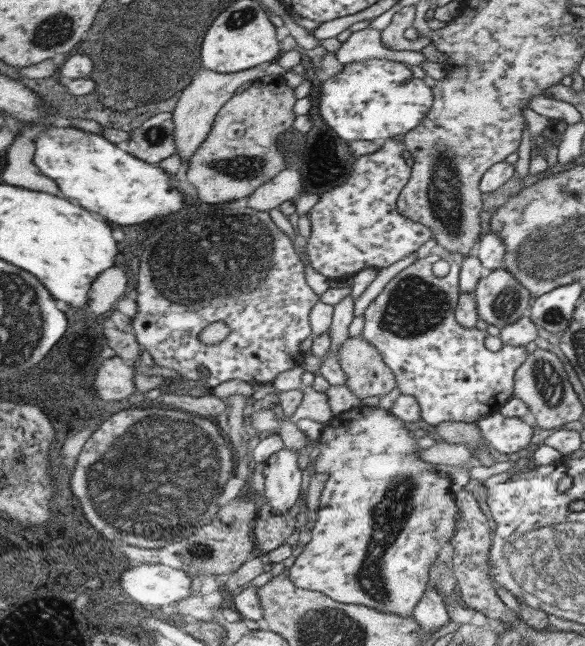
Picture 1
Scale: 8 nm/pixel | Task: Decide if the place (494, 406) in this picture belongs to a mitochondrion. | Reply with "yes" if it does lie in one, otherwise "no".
no

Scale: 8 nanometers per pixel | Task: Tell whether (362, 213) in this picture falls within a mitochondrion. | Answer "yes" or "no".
no

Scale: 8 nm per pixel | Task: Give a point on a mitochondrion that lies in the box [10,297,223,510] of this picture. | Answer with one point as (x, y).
(82, 352)

